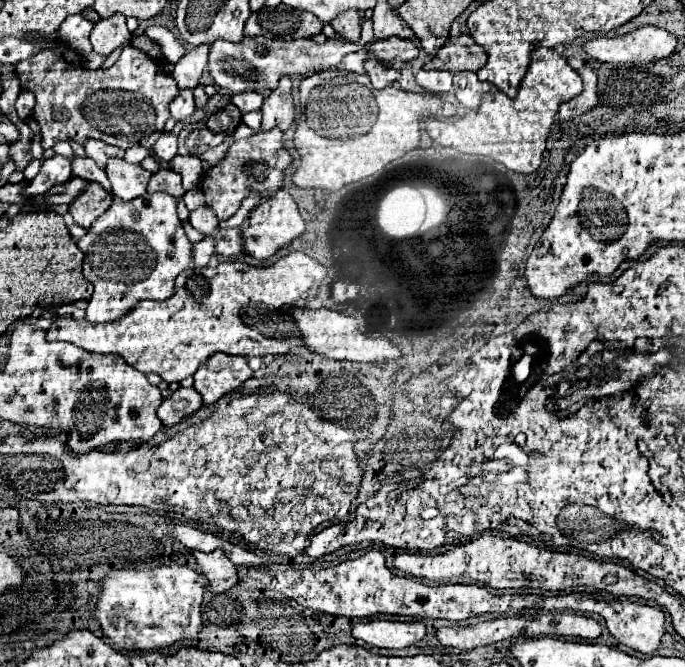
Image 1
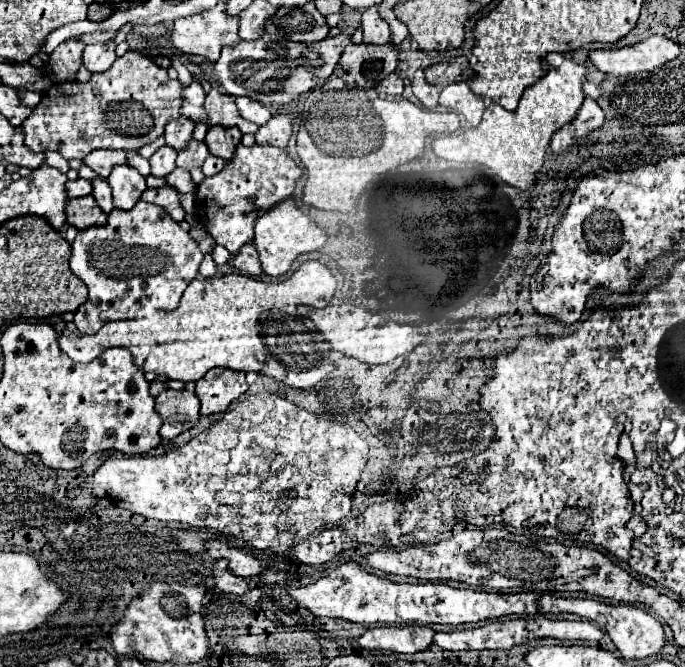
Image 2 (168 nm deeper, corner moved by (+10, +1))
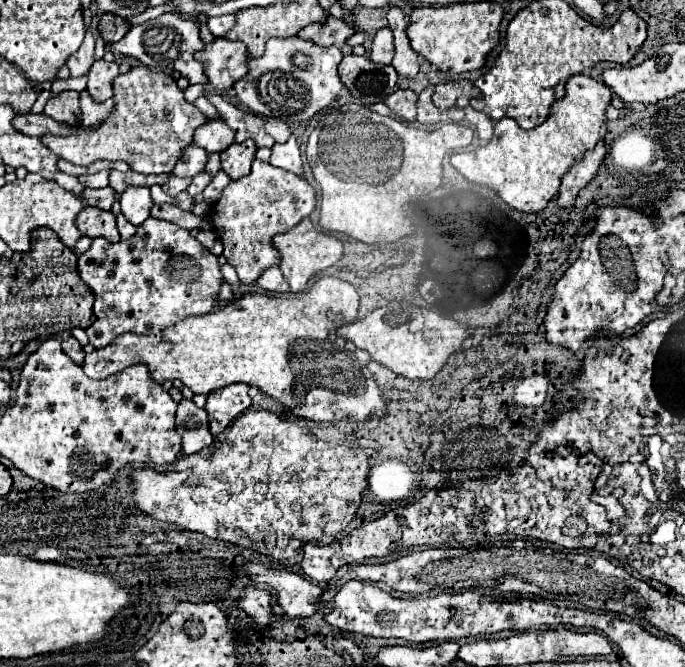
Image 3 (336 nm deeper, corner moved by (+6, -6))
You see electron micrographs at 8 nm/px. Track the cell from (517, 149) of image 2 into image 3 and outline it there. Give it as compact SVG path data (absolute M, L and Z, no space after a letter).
M588 75L570 77L564 101L556 101L552 115L538 127L524 131L504 117L494 127L494 137L488 145L452 155L452 165L474 185L490 187L498 197L520 213L538 213L560 191L560 181L568 169L584 159L584 153L594 149L604 135L604 115L612 101L612 91Z

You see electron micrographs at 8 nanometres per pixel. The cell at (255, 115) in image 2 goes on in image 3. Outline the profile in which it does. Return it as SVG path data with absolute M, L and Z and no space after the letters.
M266 119L266 133L270 133L276 139L276 143L284 143L292 135L292 129L280 119L276 119L276 121L274 119Z

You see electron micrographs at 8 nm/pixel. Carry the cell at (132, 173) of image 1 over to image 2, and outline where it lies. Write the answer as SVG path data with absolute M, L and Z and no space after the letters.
M126 164L112 168L112 174L108 176L108 184L112 188L114 206L122 210L130 210L146 190L144 176L136 168Z

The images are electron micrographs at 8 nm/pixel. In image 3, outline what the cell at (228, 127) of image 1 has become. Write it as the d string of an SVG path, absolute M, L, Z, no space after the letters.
M252 139L244 141L244 143L234 143L232 147L228 147L224 153L220 153L222 159L222 171L234 181L240 179L244 175L250 173L250 165L254 161L256 155L256 143Z

